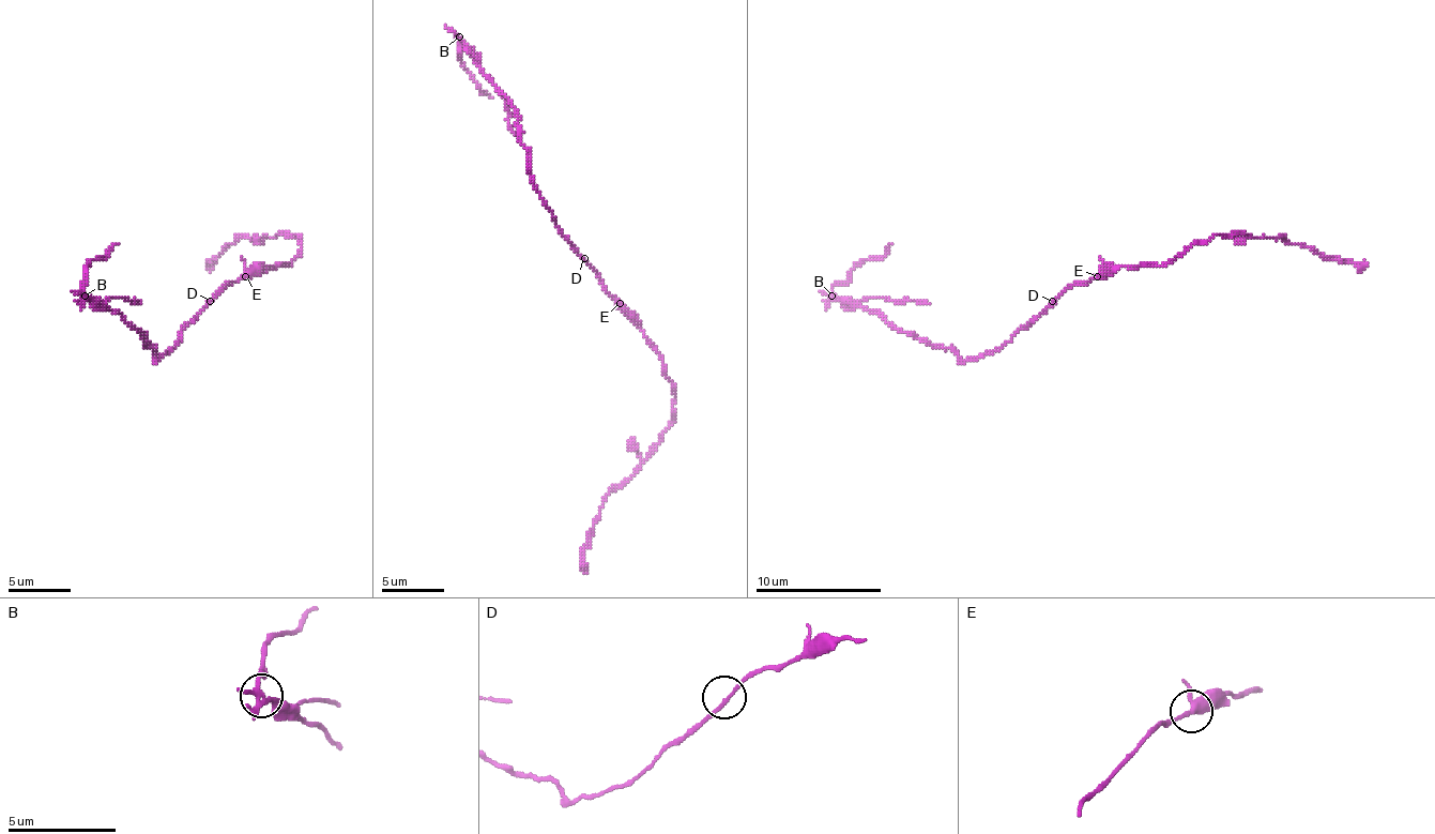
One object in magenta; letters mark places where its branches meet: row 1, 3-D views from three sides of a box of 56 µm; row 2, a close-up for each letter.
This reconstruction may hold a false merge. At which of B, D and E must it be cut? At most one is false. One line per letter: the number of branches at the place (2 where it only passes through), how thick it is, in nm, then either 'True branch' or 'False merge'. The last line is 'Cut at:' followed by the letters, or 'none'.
B: Branches: 3. Thickness 200 nm. False merge
D: Branches: 2. Thickness 150 nm. True branch
E: Branches: 3. Thickness 240 nm. True branch
Cut at: B

